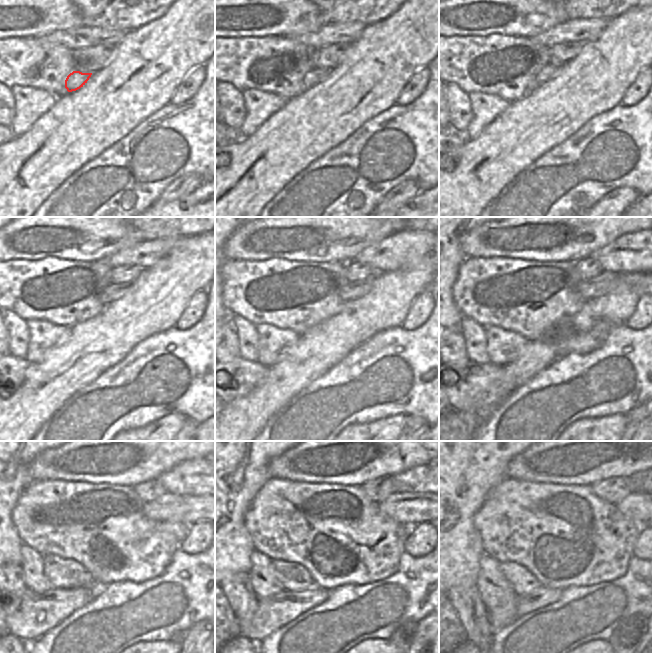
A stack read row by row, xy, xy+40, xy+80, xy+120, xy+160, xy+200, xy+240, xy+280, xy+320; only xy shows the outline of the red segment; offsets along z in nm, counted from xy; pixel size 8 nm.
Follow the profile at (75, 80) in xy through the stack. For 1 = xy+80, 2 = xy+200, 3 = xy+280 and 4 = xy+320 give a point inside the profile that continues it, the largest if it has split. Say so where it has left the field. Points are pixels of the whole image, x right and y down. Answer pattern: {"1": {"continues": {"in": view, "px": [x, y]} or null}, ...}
{"1": {"continues": {"in": "xy+80", "px": [549, 72]}}, "2": {"continues": {"in": "xy+200", "px": [642, 283]}}, "3": {"continues": {"in": "xy+280", "px": [414, 508]}}, "4": {"continues": {"in": "xy+320", "px": [642, 507]}}}

